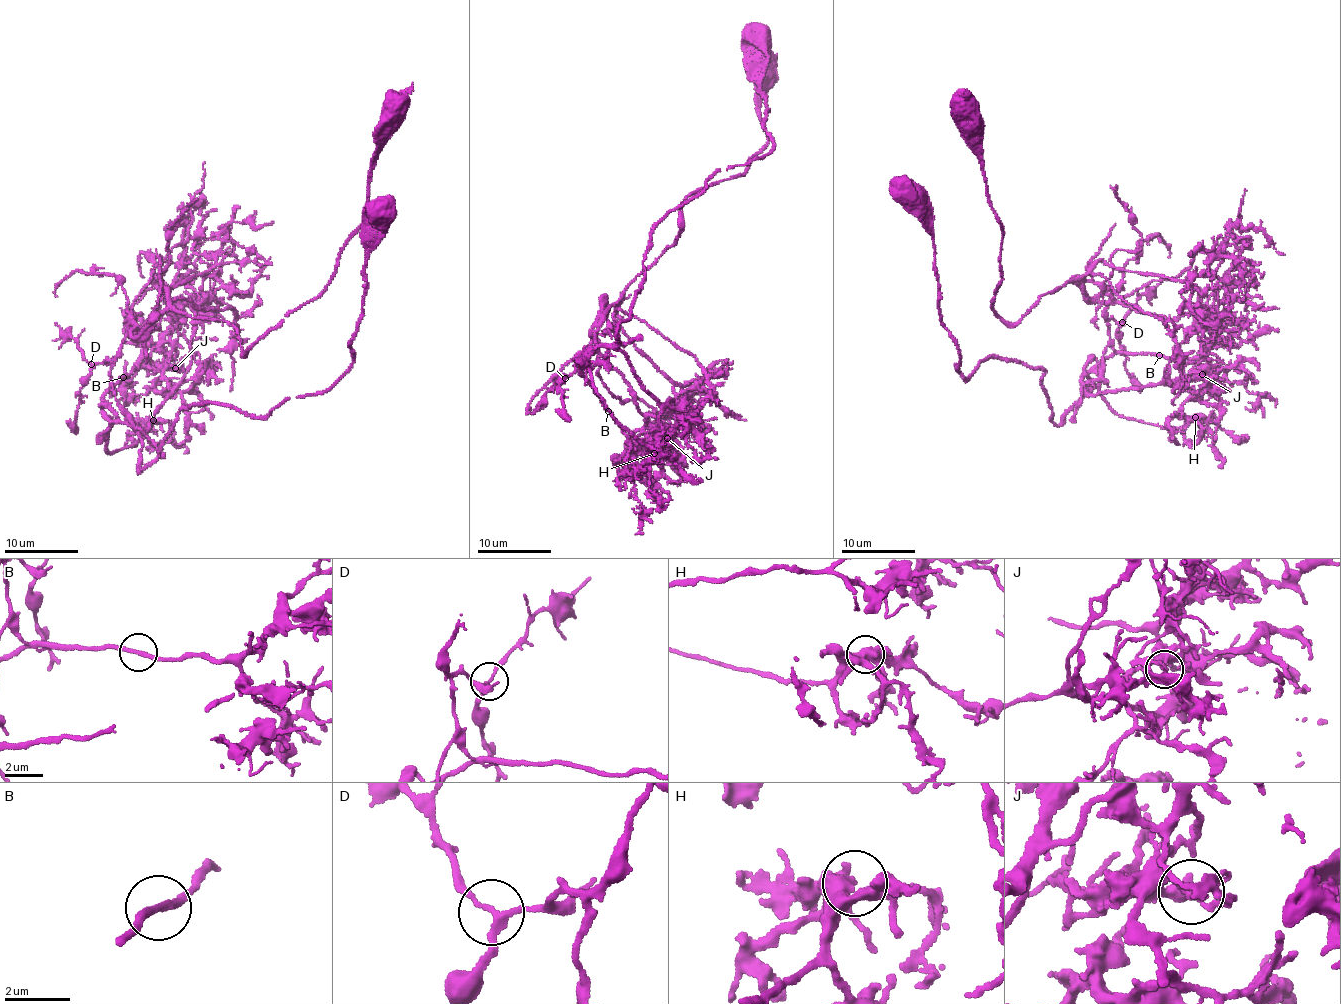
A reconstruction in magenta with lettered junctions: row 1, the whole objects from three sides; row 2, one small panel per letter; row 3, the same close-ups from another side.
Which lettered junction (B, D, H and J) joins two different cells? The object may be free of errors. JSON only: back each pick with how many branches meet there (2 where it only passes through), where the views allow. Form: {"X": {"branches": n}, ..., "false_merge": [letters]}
{"J": {"branches": 2}, "false_merge": ["J"]}

